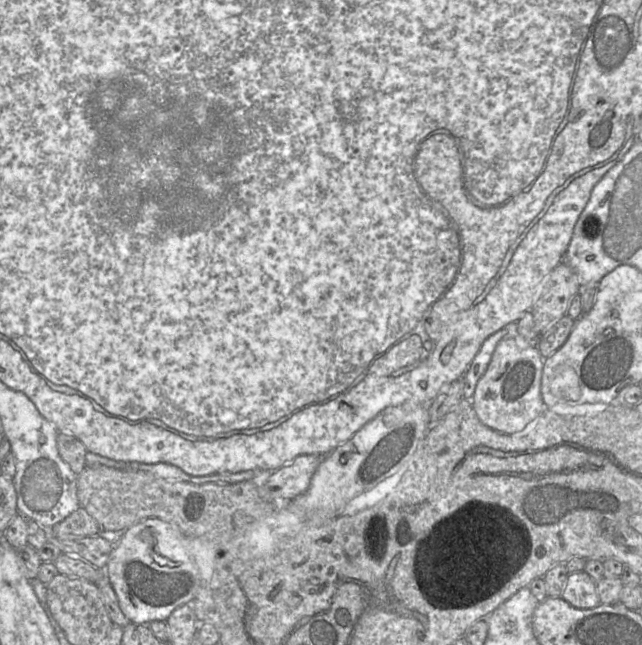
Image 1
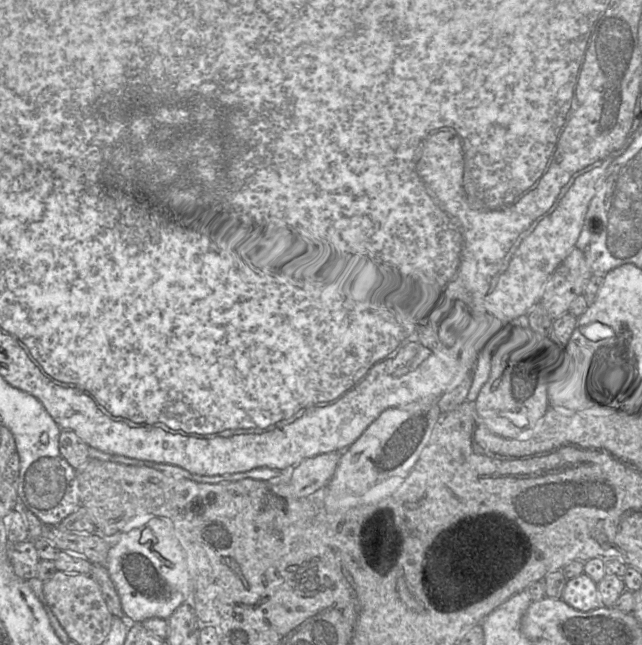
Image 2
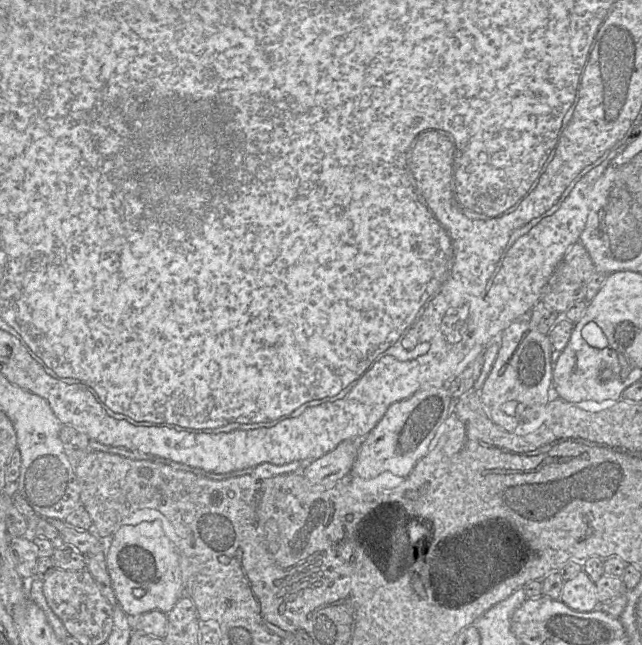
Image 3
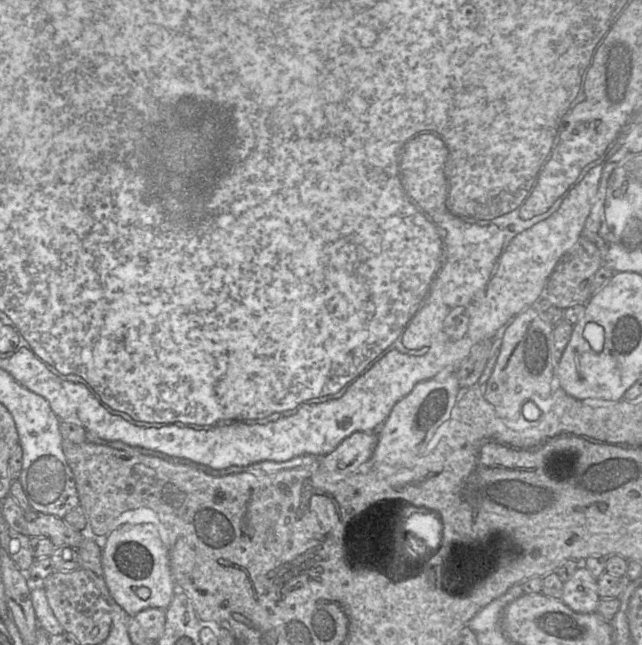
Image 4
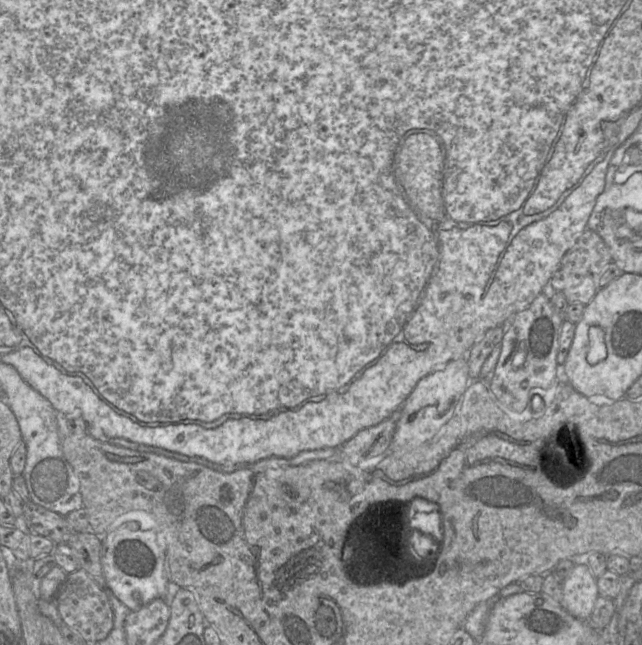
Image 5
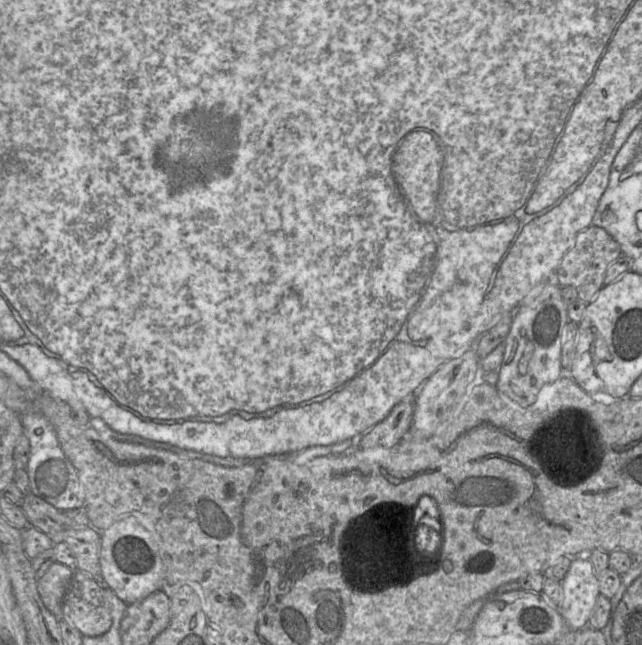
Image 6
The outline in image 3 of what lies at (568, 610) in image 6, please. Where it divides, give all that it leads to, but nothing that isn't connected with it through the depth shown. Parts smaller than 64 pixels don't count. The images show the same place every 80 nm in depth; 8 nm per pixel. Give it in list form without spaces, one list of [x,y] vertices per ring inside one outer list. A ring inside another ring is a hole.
[[[584,570],[564,583],[560,600],[569,608],[580,612],[590,612],[599,606],[596,584]]]

